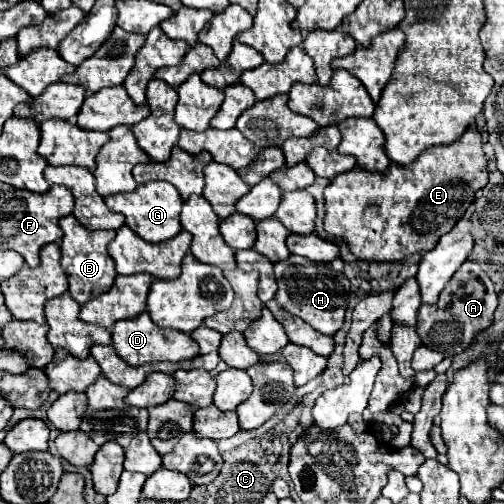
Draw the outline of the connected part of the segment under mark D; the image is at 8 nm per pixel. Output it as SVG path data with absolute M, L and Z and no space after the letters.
M146 311L136 317L118 321L112 327L112 345L118 355L130 365L144 365L150 361L184 361L198 355L198 343L188 333L180 333L176 329L160 329L158 325L152 325L152 319Z

